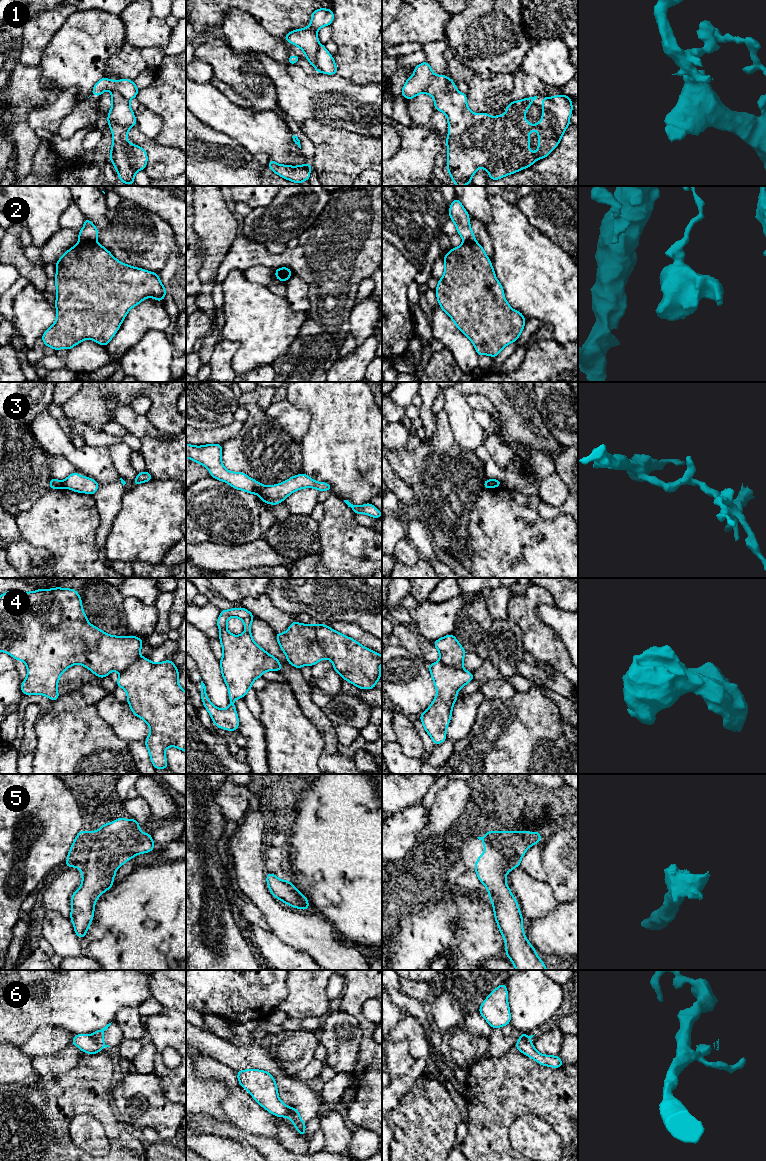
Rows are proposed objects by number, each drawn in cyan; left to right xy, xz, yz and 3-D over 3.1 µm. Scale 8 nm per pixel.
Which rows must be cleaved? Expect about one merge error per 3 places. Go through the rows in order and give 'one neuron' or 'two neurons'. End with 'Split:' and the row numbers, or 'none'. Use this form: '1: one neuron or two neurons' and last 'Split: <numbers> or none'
1: two neurons
2: two neurons
3: two neurons
4: two neurons
5: one neuron
6: two neurons
Split: 1, 2, 3, 4, 6

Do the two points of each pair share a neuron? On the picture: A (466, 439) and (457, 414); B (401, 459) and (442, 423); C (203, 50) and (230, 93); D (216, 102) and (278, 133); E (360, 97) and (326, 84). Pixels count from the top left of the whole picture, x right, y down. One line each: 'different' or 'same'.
A: same
B: same
C: different
D: same
E: same

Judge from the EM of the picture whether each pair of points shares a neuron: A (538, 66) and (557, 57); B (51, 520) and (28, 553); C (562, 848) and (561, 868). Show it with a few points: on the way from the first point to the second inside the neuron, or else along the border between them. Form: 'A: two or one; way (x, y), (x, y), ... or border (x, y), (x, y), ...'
A: one; way (543, 61), (549, 60), (552, 57)
B: two; border (22, 537), (33, 545), (45, 547), (53, 559)
C: one; way (562, 853), (562, 863)

